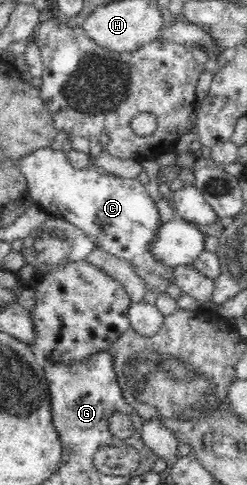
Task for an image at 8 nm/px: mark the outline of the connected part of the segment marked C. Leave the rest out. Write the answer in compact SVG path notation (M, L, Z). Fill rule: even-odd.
M53 146L22 157L18 170L27 180L29 196L34 203L48 212L51 219L62 218L80 228L94 240L94 247L128 262L144 282L148 298L166 294L168 283L175 283L175 268L163 263L150 248L163 222L156 202L138 179L117 177L91 165L78 169L61 149L54 150Z

